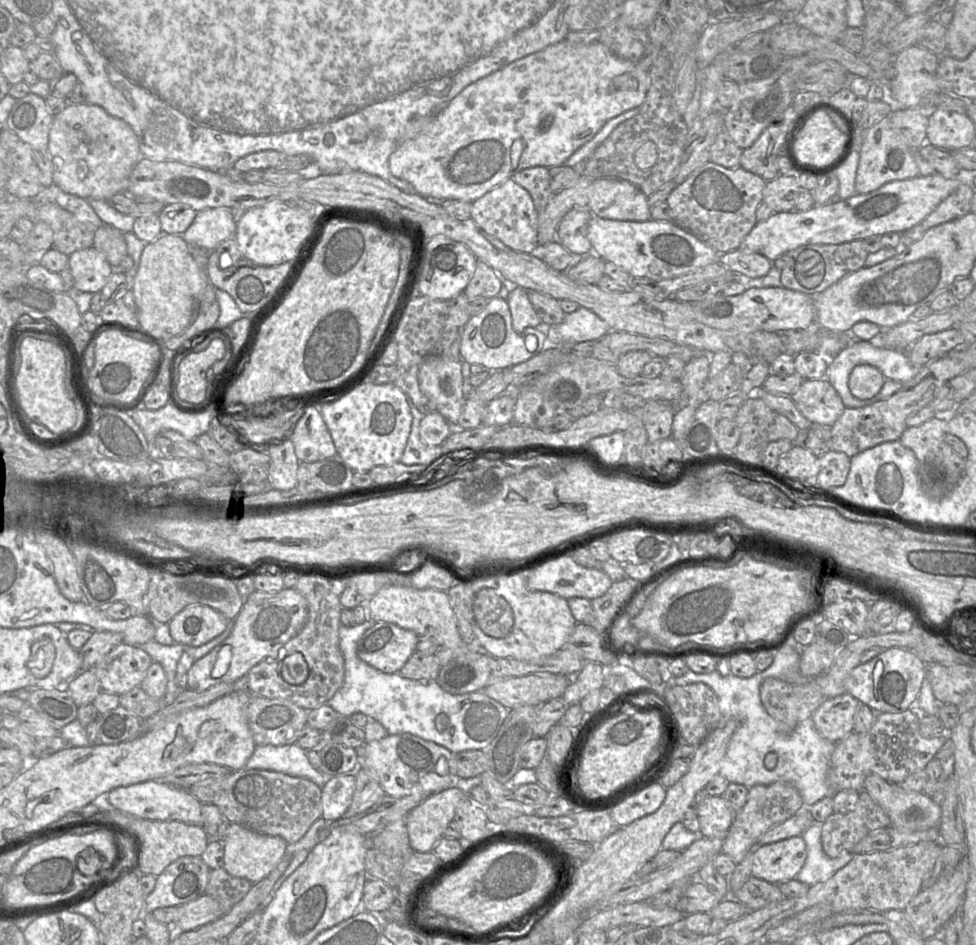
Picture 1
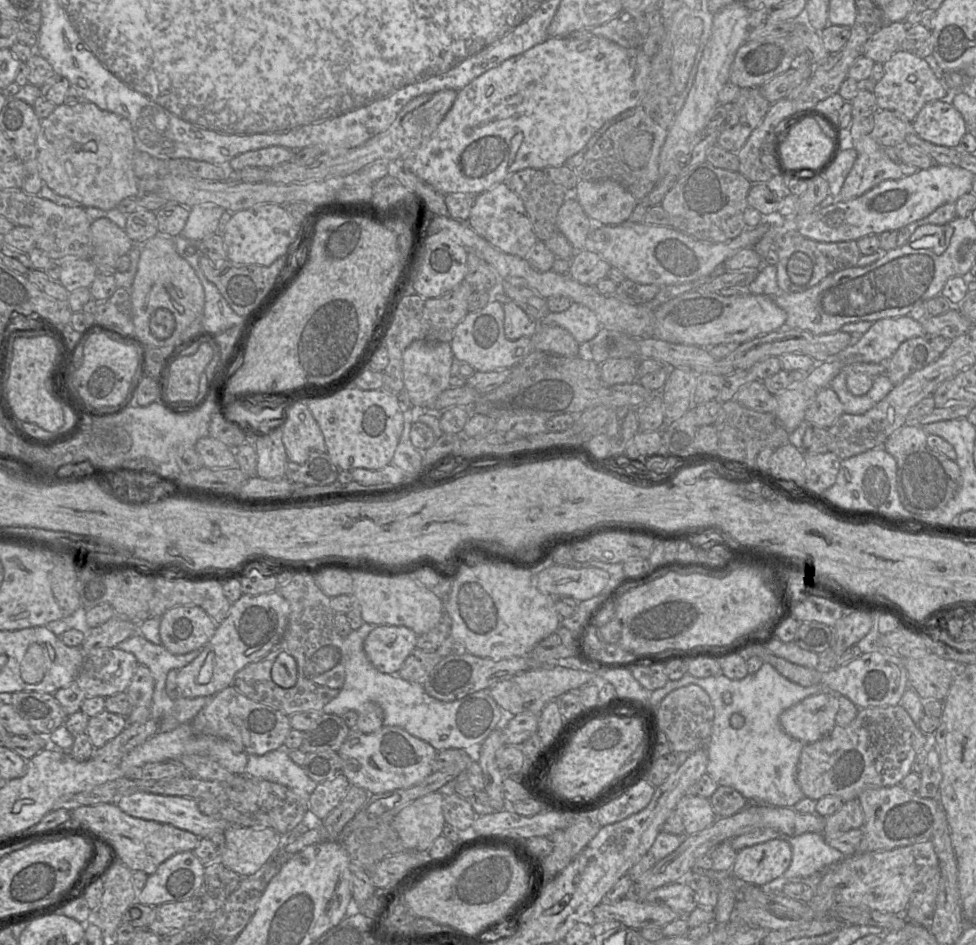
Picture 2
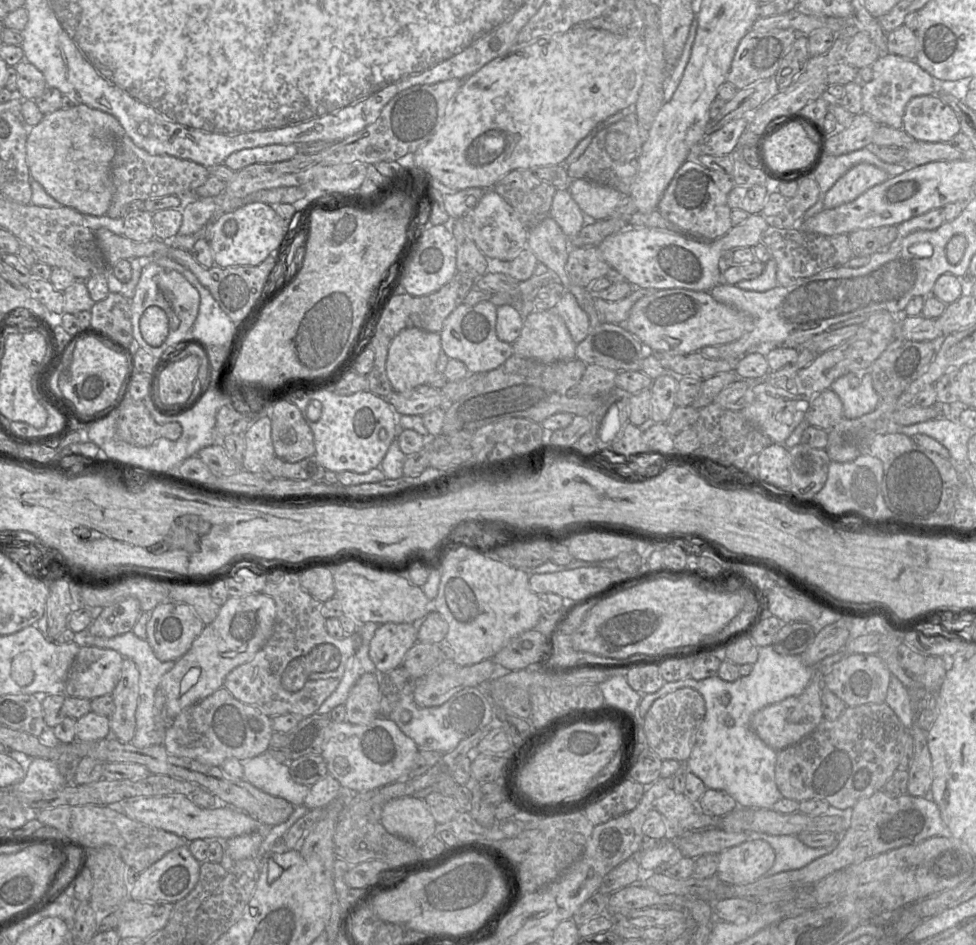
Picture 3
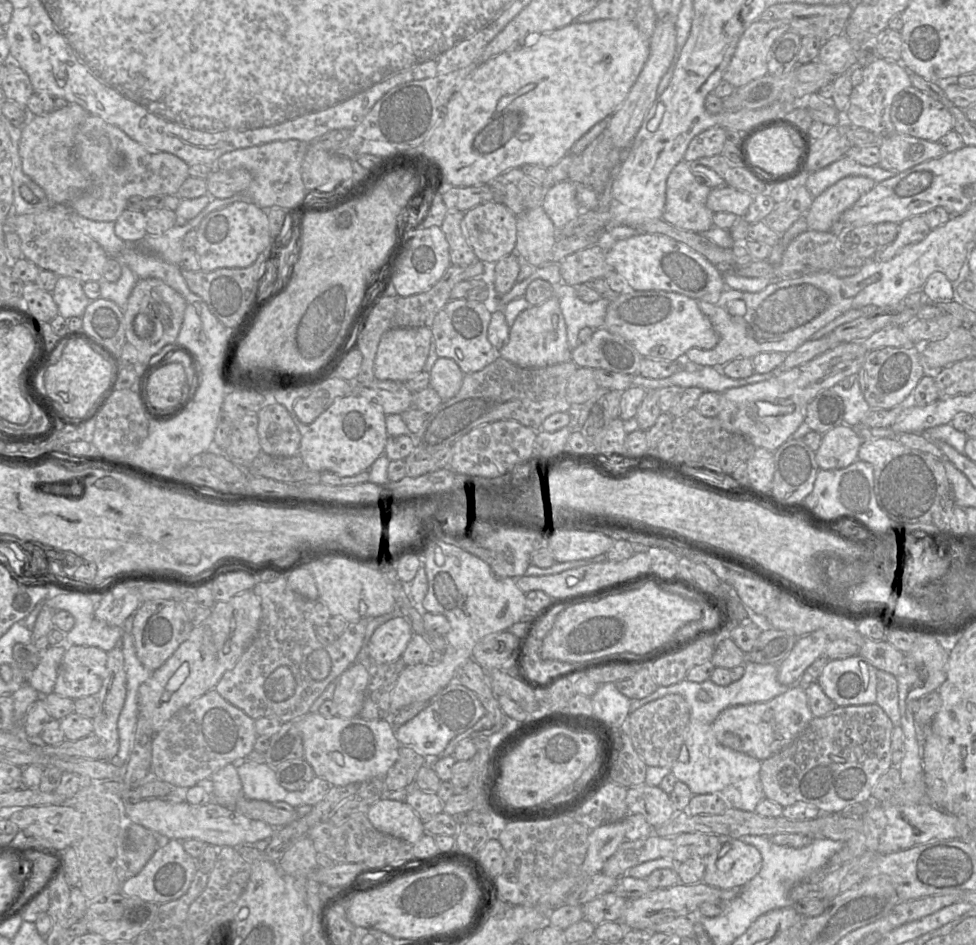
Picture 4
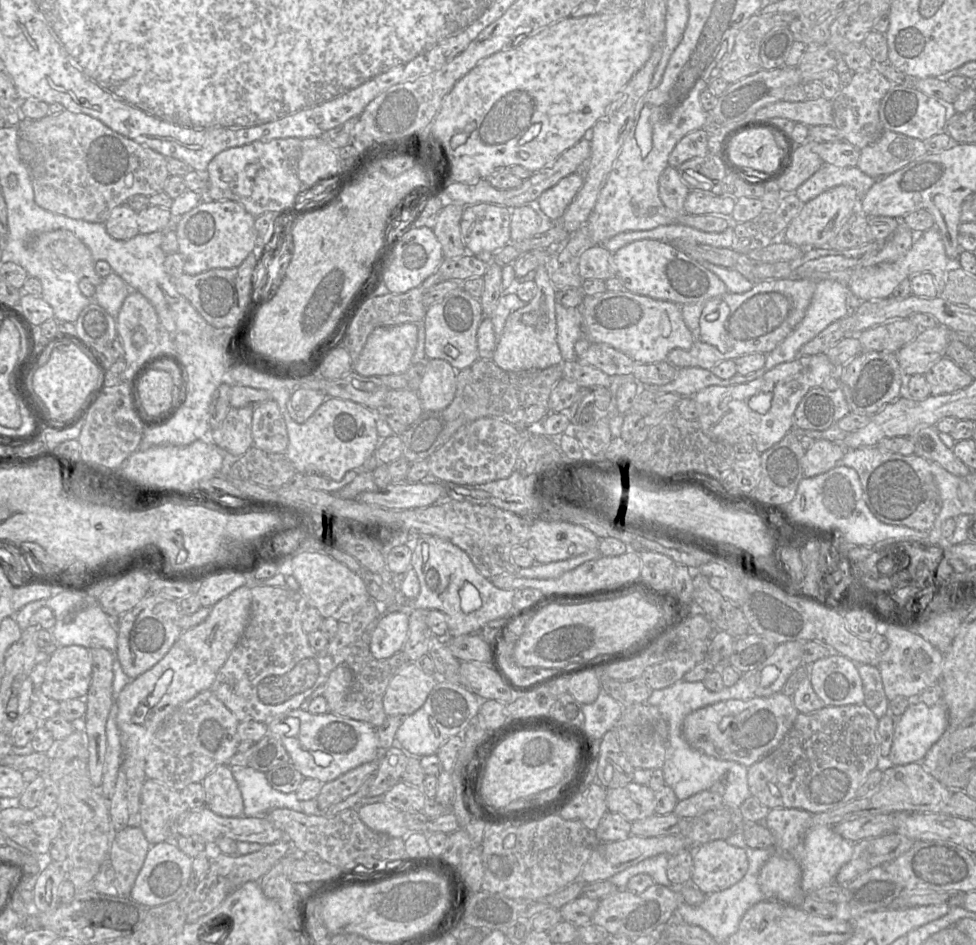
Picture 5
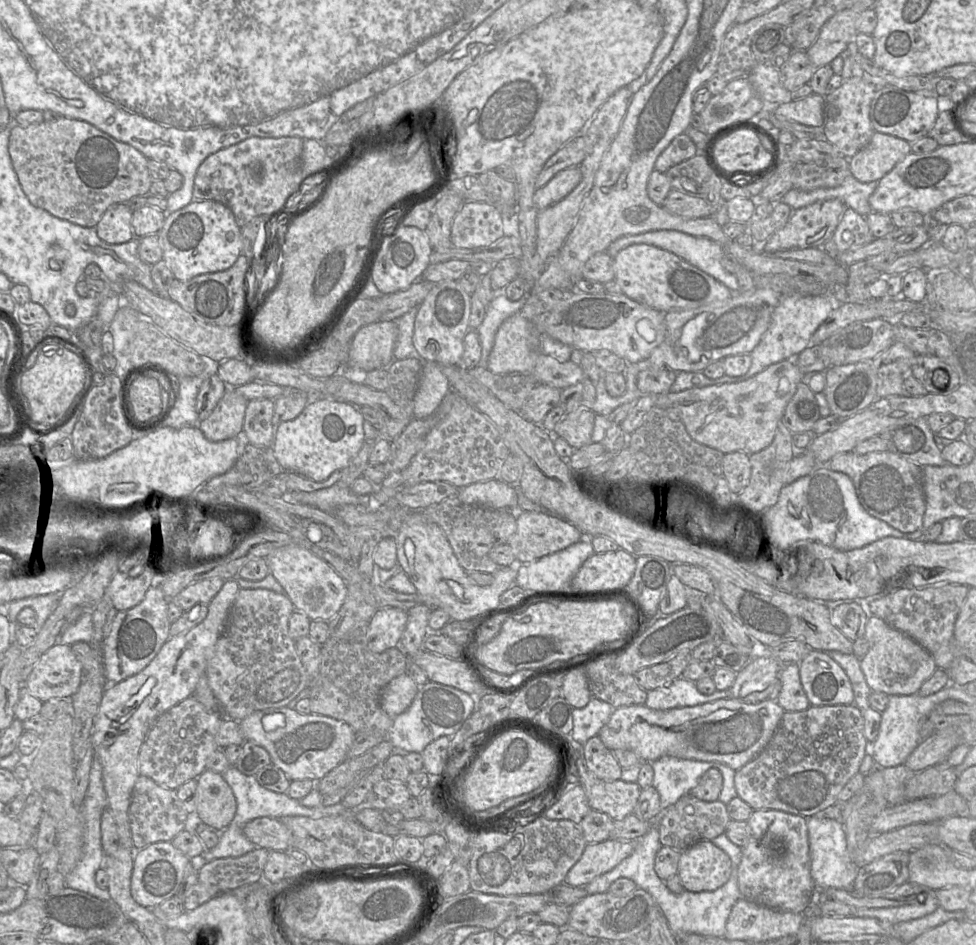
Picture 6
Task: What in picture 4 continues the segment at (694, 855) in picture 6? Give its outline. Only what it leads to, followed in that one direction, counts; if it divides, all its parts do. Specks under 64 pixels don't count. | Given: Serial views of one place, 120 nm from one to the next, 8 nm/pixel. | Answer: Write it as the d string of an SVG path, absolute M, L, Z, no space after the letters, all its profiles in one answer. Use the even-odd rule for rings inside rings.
M722 838L722 844L705 857L702 882L721 889L742 887L761 870L762 856L754 846L739 839Z

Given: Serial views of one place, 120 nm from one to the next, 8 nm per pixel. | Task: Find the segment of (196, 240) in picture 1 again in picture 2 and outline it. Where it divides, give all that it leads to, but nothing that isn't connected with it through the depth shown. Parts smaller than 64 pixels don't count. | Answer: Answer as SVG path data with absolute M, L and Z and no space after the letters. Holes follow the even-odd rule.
M199 204L190 209L190 214L180 236L202 241L218 232L218 224L225 209L216 204Z

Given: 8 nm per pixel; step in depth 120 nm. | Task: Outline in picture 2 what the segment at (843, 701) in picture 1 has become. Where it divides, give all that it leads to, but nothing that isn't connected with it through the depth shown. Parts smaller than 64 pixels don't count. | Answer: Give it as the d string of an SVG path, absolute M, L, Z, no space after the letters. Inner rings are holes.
M819 693L785 710L780 716L780 724L792 738L804 744L813 743L835 728L838 709L835 693Z

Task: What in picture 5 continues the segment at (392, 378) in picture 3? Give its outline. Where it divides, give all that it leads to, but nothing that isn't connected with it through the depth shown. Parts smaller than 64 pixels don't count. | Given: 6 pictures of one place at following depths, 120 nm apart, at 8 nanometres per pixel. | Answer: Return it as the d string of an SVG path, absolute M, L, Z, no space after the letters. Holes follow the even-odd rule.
M414 323L376 328L367 338L353 371L363 377L404 375L412 365L418 341Z

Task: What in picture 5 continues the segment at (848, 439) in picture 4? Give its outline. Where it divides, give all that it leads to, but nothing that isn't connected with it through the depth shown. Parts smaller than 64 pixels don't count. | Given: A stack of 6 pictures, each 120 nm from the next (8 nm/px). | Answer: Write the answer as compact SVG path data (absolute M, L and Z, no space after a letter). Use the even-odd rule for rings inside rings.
M817 440L814 445L805 452L803 459L803 471L805 478L823 474L838 464L846 452L841 443L828 440Z

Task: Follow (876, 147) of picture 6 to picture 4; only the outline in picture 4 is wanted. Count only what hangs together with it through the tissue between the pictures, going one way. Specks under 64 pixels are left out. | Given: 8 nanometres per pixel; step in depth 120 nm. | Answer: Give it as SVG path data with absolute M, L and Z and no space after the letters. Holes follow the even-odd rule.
M894 133L881 145L879 166L885 170L903 172L948 153L938 142Z

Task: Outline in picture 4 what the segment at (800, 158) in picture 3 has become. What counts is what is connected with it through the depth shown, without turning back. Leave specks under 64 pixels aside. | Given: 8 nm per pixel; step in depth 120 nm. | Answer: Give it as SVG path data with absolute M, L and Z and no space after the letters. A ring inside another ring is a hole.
M774 127L748 136L741 153L744 160L756 169L782 174L795 167L799 148L794 145L790 131Z

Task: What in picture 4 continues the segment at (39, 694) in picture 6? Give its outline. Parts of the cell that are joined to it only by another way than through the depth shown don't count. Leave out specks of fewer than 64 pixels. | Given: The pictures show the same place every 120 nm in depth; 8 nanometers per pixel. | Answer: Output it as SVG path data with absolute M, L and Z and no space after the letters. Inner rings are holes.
M68 646L53 693L73 700L96 695L107 676L107 652L98 647Z

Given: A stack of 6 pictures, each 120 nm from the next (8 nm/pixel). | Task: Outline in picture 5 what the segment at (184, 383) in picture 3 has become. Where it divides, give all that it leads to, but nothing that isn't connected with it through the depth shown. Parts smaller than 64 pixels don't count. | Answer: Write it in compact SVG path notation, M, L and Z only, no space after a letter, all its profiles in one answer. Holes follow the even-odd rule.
M152 369L141 374L134 382L133 395L140 412L145 417L153 417L165 410L171 404L173 397L179 393L172 376L164 370Z

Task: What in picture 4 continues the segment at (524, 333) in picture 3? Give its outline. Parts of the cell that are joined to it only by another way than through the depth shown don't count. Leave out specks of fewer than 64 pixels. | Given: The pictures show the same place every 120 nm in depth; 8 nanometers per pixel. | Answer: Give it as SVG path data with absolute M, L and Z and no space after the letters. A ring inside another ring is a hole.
M556 295L537 306L522 311L510 327L508 343L499 350L501 358L521 368L544 368L572 361L567 330Z

